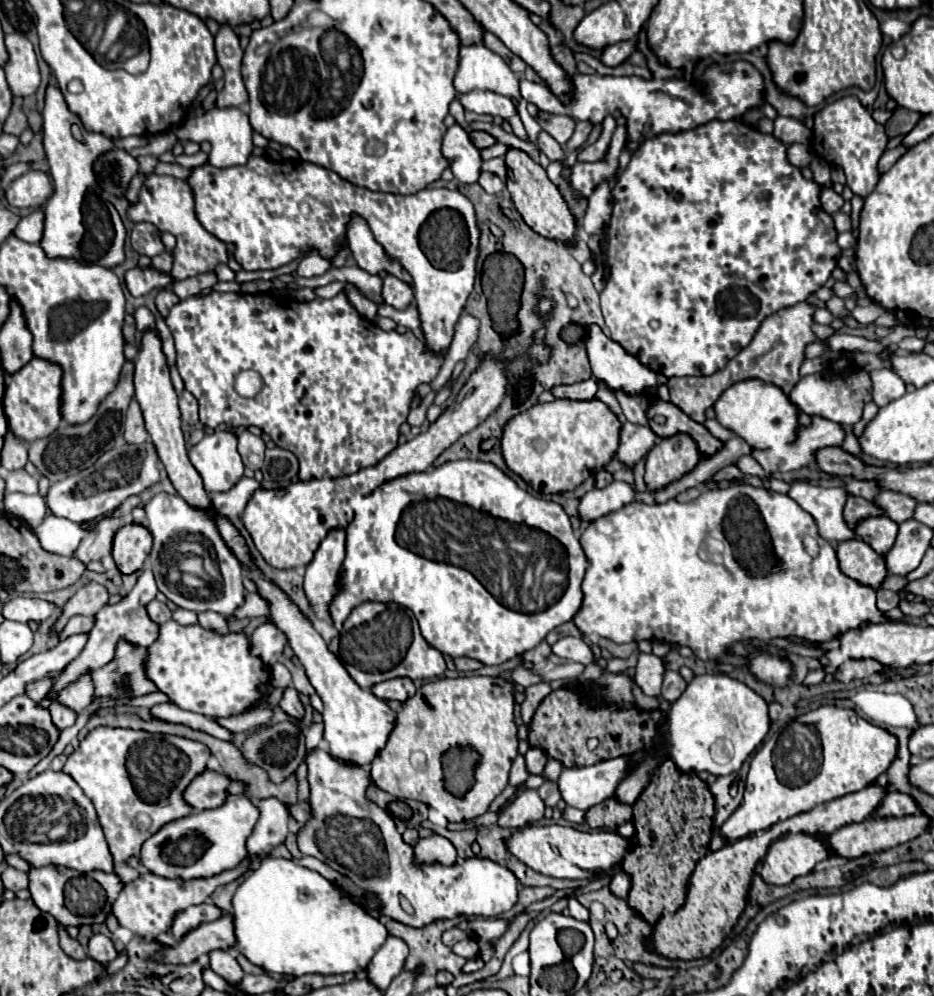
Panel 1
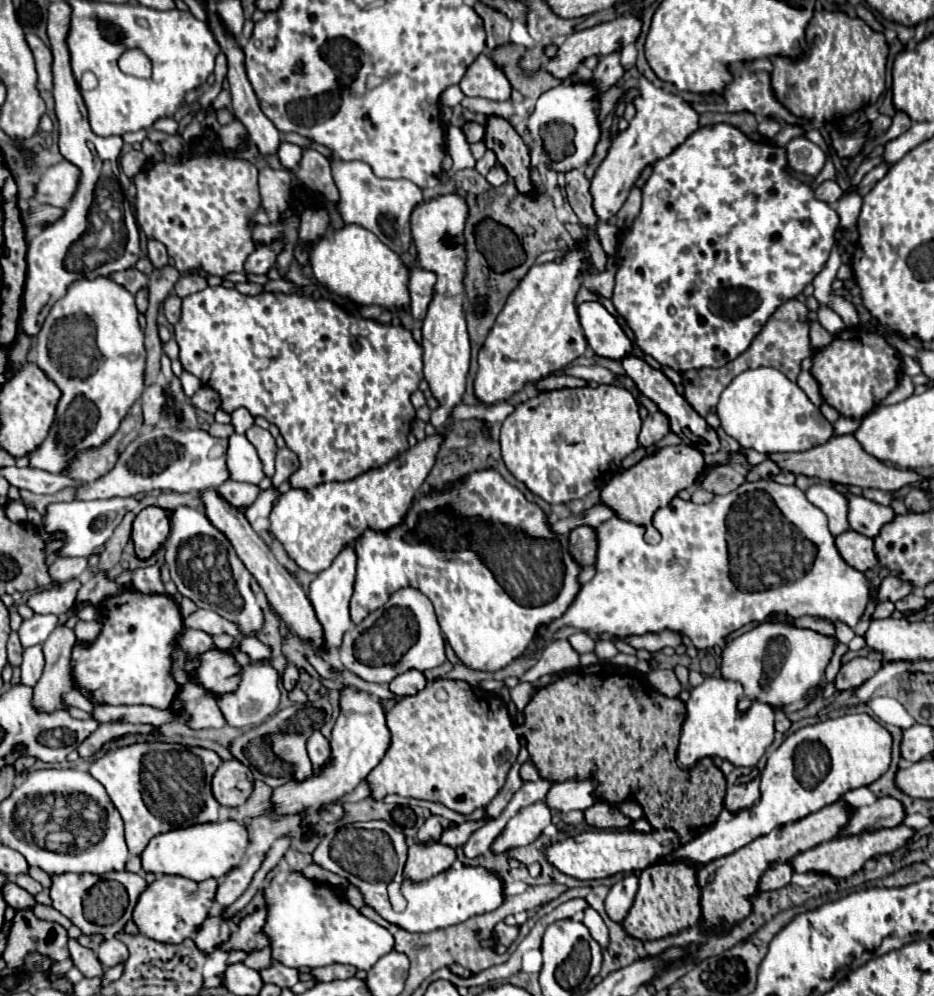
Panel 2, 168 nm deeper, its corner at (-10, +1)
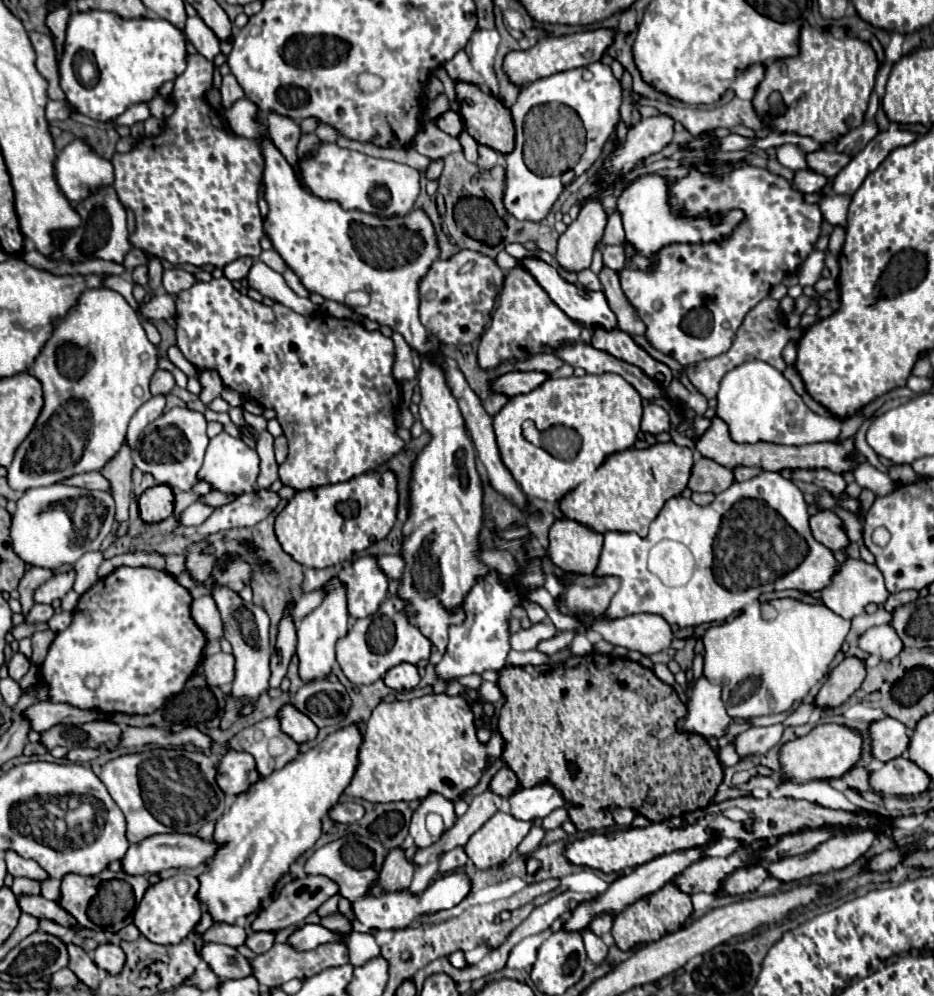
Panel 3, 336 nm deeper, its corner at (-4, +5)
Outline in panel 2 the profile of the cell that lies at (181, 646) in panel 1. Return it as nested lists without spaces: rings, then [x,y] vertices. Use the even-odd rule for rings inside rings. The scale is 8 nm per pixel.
[[[208,649],[206,653],[196,655],[198,667],[190,671],[190,679],[194,679],[200,687],[204,687],[214,697],[222,697],[226,693],[234,693],[240,685],[242,667],[224,649]]]

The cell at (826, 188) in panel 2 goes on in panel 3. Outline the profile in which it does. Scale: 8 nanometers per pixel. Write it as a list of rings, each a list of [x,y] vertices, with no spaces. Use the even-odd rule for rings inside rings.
[[[798,169],[798,171],[794,171],[794,177],[790,183],[800,193],[816,193],[828,183],[828,179],[820,173],[814,173],[808,169]]]

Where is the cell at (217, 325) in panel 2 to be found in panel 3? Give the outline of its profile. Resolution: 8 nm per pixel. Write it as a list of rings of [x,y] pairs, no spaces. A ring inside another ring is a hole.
[[[226,277],[194,283],[190,289],[180,291],[176,295],[176,311],[176,337],[184,357],[200,371],[216,369],[226,387],[276,411],[290,445],[288,459],[280,465],[280,481],[284,485],[302,491],[342,483],[374,471],[402,451],[404,443],[396,435],[400,385],[392,375],[394,343],[390,337],[326,313],[298,315],[280,303],[266,307],[236,291]]]

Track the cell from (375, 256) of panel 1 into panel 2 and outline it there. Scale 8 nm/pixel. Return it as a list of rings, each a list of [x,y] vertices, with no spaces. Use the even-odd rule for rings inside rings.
[[[332,161],[332,177],[340,191],[338,211],[348,225],[360,225],[372,231],[394,253],[404,255],[410,245],[410,211],[422,201],[422,189],[408,179],[378,179],[362,161]]]

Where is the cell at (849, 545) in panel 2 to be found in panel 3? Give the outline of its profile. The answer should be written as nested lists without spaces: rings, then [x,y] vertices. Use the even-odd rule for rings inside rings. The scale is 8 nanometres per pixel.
[[[816,511],[810,515],[810,531],[814,539],[826,545],[830,551],[840,551],[848,545],[842,521],[832,511]]]

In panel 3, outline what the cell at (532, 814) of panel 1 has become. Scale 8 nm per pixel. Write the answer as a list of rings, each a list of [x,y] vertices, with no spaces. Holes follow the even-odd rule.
[[[494,813],[466,843],[464,851],[478,869],[490,869],[506,863],[526,837],[532,823],[512,819],[512,815]]]

